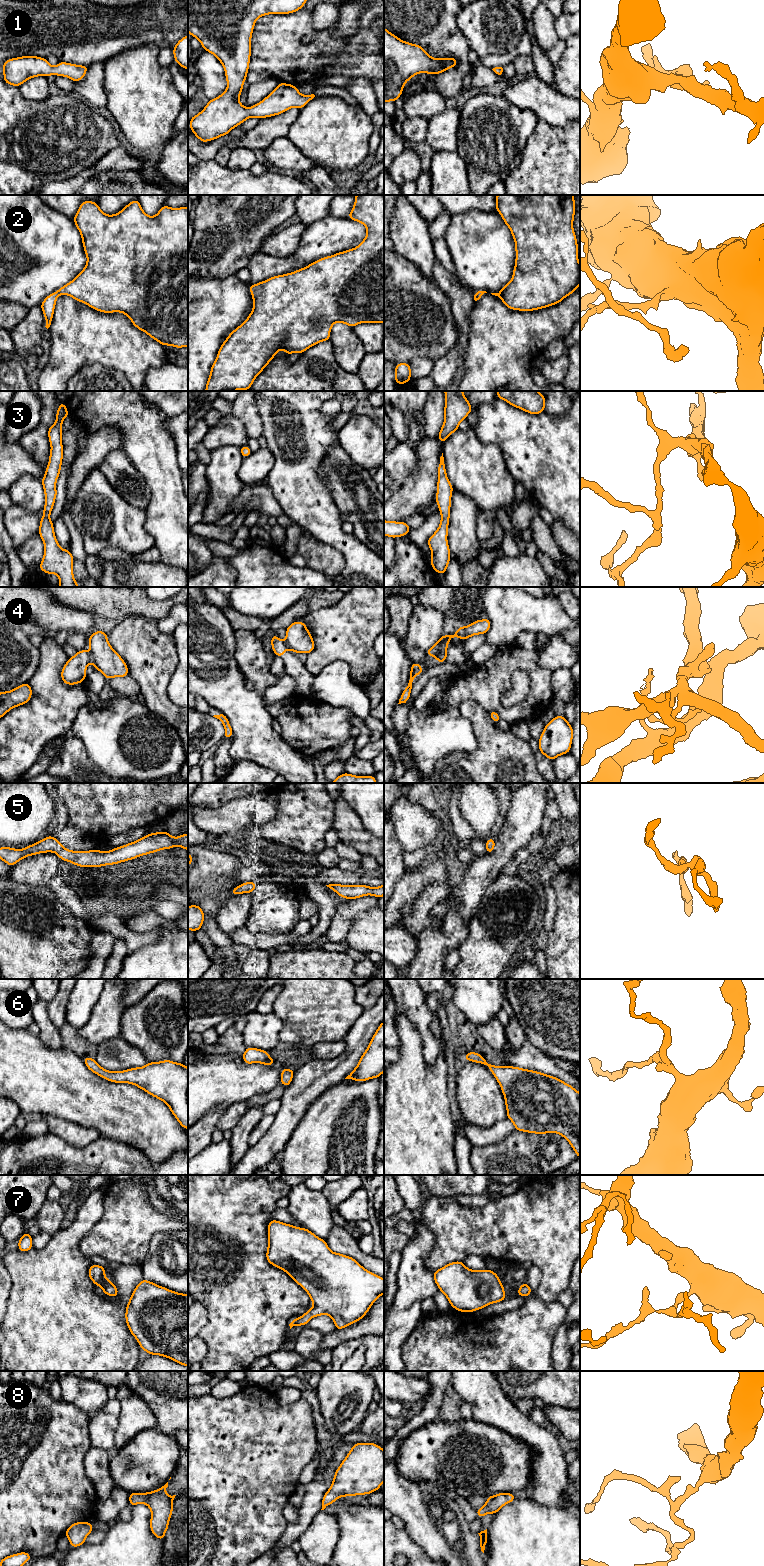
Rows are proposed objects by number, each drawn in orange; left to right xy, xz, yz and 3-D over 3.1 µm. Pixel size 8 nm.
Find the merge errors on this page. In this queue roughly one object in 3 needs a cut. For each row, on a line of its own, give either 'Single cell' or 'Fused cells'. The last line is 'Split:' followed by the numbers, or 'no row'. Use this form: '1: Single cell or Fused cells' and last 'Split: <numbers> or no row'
1: Single cell
2: Single cell
3: Single cell
4: Fused cells
5: Single cell
6: Single cell
7: Single cell
8: Single cell
Split: 4

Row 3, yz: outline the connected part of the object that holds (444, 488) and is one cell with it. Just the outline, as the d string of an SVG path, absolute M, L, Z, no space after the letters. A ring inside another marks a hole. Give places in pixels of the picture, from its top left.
M442 453L440 463L438 465L436 493L436 503L441 514L441 521L438 529L427 541L427 545L430 547L432 552L430 561L431 566L433 570L439 574L445 574L451 557L447 536L453 489L454 488L449 482L446 474L445 462Z

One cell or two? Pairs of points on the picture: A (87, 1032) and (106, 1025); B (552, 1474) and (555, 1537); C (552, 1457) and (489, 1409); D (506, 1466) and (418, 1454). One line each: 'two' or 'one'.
A: one
B: two
C: one
D: one

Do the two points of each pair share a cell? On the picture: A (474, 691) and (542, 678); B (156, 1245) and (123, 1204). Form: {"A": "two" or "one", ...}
{"A": "one", "B": "two"}

